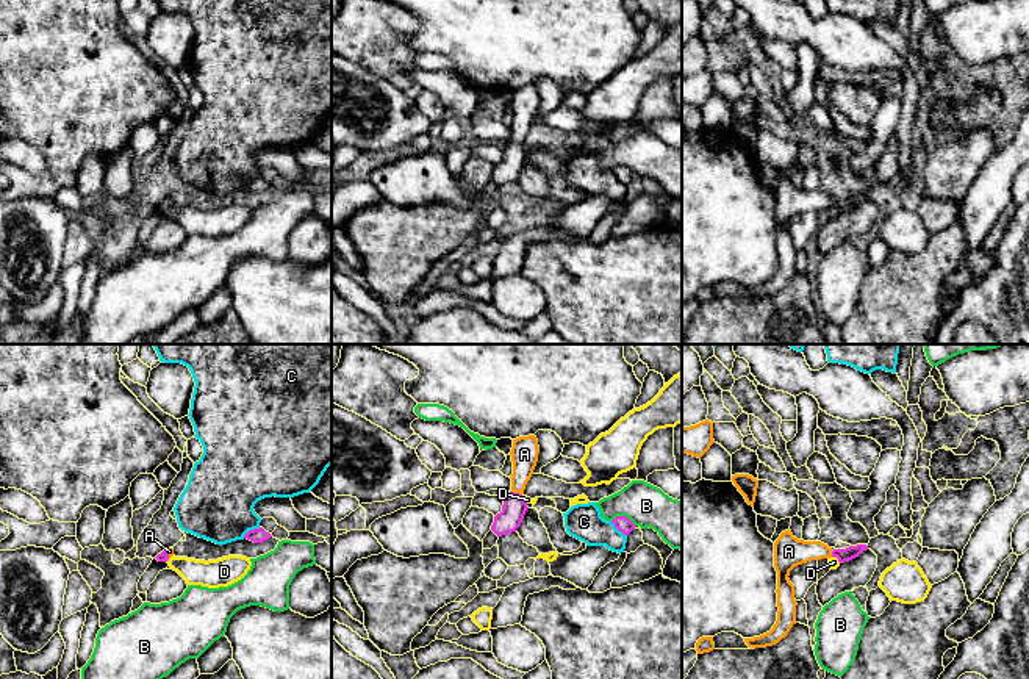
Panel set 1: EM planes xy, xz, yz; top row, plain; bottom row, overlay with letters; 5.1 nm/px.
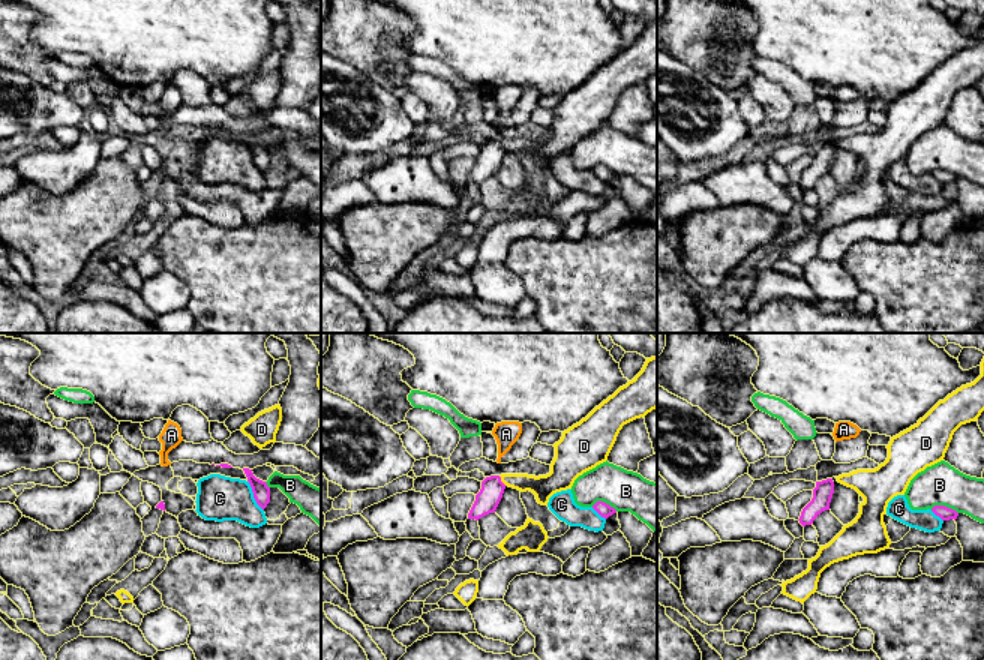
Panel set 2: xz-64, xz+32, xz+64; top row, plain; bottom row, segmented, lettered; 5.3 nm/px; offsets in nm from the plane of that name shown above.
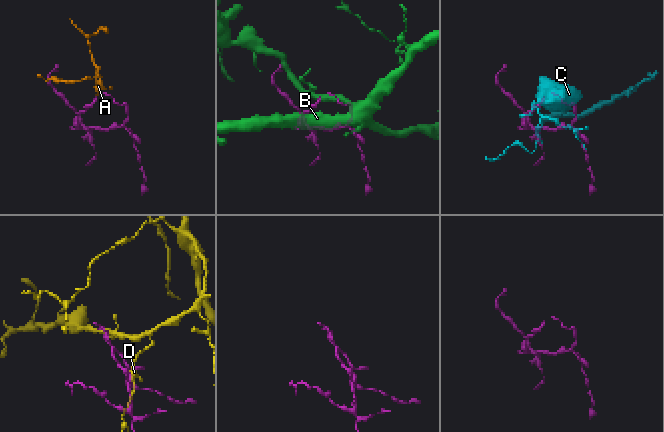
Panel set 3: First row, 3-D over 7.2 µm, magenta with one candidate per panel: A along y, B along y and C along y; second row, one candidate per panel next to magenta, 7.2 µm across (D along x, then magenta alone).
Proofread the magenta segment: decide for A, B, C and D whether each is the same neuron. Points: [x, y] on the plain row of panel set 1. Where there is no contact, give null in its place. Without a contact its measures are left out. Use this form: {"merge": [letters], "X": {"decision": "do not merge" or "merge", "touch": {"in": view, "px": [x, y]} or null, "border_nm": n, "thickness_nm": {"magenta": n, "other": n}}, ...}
{"merge": ["A"], "A": {"decision": "merge", "touch": {"in": "xz", "px": [516, 143]}, "border_nm": 60, "thickness_nm": {"magenta": 120, "other": 140}}, "B": {"decision": "do not merge", "touch": {"in": "xz", "px": [624, 166]}, "border_nm": 130, "thickness_nm": {"magenta": 80, "other": 220}}, "C": {"decision": "do not merge", "touch": {"in": "xy", "px": [250, 180]}, "border_nm": 110, "thickness_nm": {"magenta": 80, "other": 380}}, "D": {"decision": "do not merge", "touch": {"in": "yz", "px": [837, 207]}, "border_nm": 60, "thickness_nm": {"magenta": 70, "other": 50}}}

